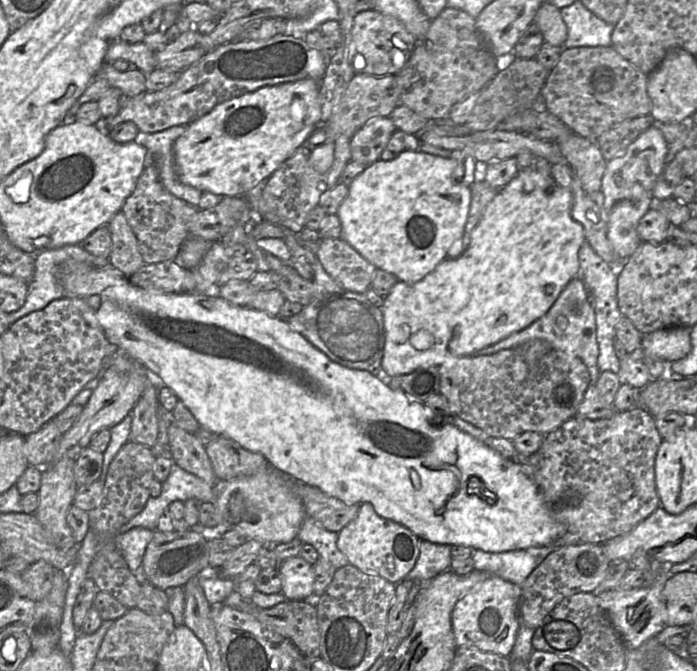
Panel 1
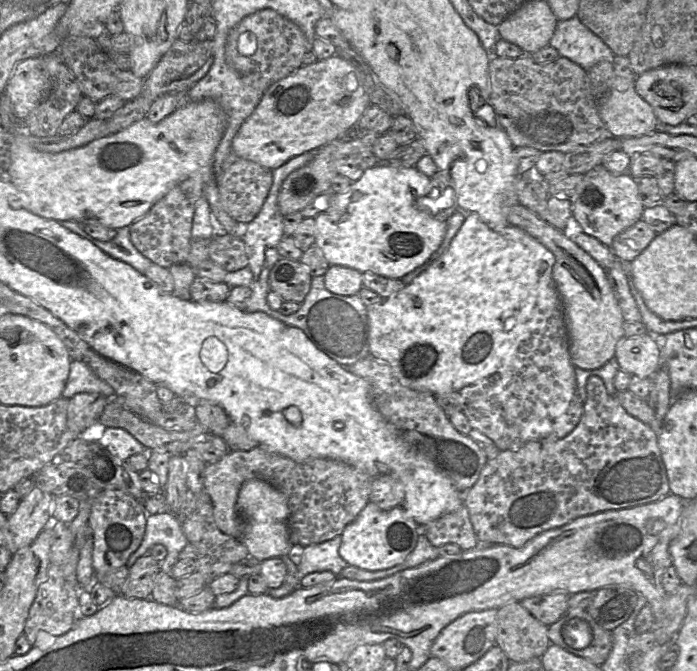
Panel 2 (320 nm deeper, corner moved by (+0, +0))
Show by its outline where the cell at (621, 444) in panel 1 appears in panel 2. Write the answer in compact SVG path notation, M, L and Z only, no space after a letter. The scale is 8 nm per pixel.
M590 376L586 383L587 397L584 402L583 413L577 426L565 437L558 439L543 439L530 441L516 450L502 451L493 458L488 459L479 478L474 485L463 494L463 503L466 506L469 518L479 543L494 543L519 548L525 545L536 535L562 527L570 521L603 511L621 510L655 502L670 493L665 465L662 461L660 448L657 443L657 433L647 424L630 415L624 407L607 393L603 380Z

